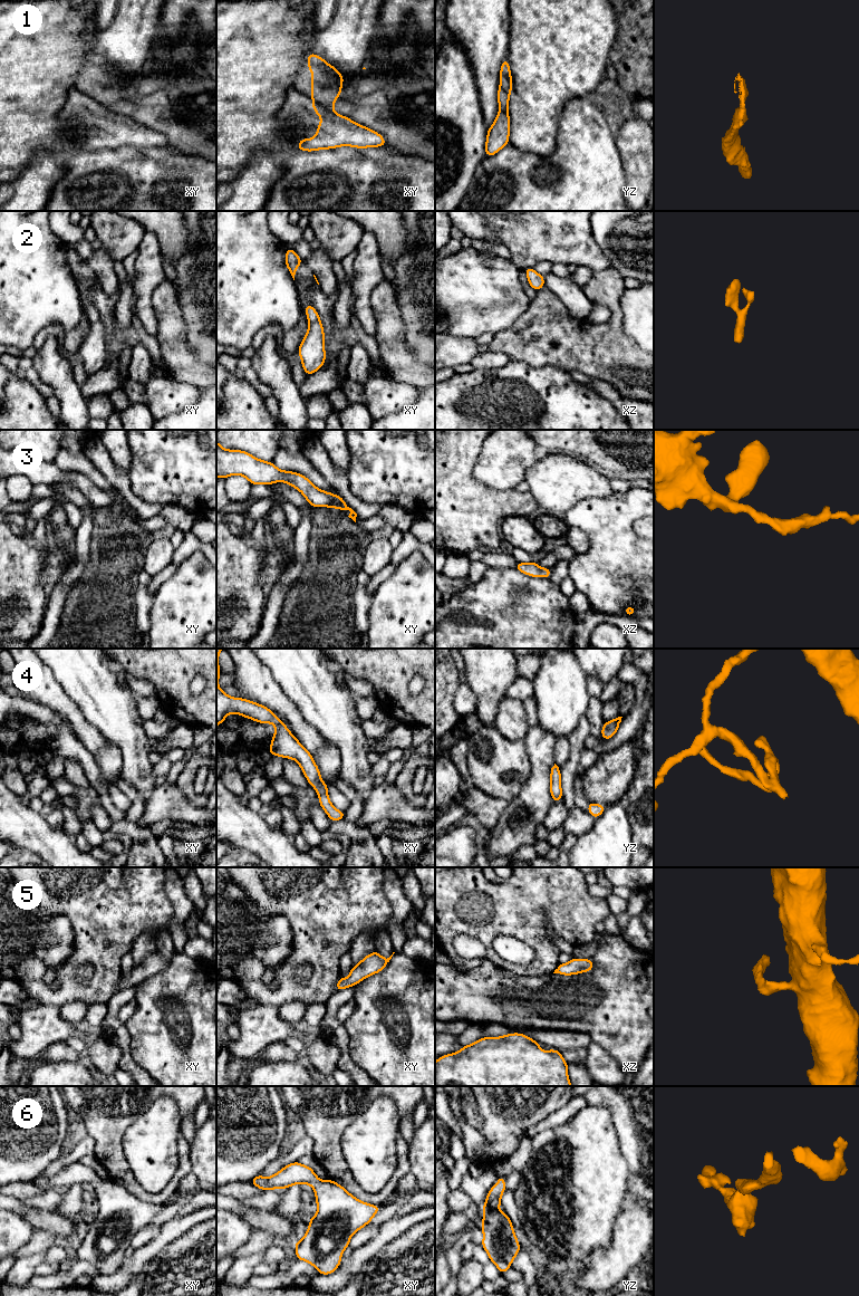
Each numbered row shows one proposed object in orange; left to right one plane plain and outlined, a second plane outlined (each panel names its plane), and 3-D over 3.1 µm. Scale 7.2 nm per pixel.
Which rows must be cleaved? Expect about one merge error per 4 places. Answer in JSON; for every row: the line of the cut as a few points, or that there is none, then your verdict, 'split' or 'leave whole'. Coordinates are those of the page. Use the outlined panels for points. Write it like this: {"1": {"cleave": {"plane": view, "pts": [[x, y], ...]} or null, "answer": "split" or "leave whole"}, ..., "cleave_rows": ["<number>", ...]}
{"1": {"cleave": {"plane": "xy", "pts": [[312, 98], [333, 113]]}, "answer": "split"}, "2": {"cleave": null, "answer": "leave whole"}, "3": {"cleave": null, "answer": "leave whole"}, "4": {"cleave": null, "answer": "leave whole"}, "5": {"cleave": null, "answer": "leave whole"}, "6": {"cleave": null, "answer": "leave whole"}, "cleave_rows": ["1"]}

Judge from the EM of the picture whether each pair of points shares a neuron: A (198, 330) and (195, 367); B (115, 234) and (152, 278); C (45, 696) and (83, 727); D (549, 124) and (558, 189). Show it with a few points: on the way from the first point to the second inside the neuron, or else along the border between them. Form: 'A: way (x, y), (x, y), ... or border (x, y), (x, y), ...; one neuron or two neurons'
A: border (185, 334), (187, 346), (204, 365); two neurons
B: border (146, 231), (136, 248); two neurons
C: way (55, 698), (74, 717); one neuron
D: border (559, 125), (556, 147), (549, 154), (525, 151); two neurons

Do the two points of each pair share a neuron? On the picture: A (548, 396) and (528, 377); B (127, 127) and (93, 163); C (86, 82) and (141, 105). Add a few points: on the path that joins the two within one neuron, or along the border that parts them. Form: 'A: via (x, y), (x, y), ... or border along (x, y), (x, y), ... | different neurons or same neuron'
A: via (543, 393), (532, 382) | same neuron
B: border along (132, 145), (93, 151), (79, 150) | different neurons
C: via (99, 82), (105, 83), (117, 94), (127, 96) | same neuron

